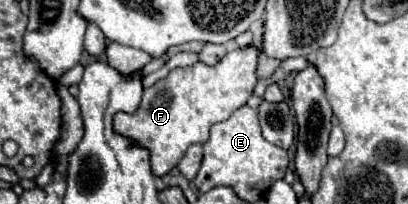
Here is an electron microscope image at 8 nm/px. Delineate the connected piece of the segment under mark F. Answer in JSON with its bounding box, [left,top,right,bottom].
[114,44,260,176]

